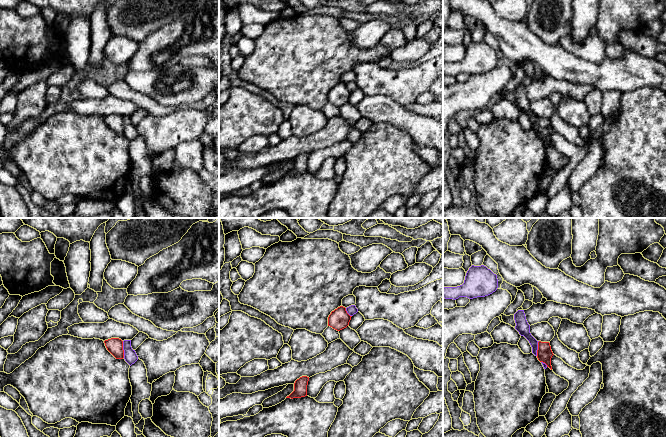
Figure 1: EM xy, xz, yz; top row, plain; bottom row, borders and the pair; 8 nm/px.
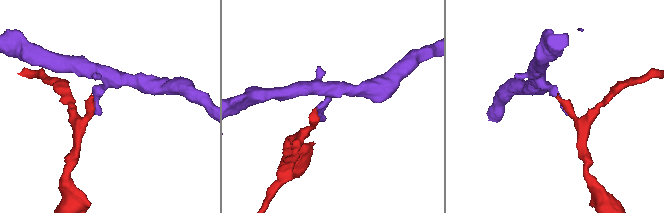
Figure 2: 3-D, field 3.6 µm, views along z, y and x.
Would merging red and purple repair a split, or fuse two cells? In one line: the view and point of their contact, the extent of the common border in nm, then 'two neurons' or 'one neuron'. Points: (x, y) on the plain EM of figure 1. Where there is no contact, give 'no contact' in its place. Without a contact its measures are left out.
xy (122, 125) | 140 nm | two neurons

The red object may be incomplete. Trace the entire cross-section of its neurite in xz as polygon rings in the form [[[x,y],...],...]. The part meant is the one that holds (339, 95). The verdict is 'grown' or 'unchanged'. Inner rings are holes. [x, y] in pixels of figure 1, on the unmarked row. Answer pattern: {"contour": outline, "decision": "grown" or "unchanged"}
{"contour": [[[343,82],[338,83],[328,93],[328,102],[332,103],[333,105],[340,107],[346,104],[349,101],[351,93],[346,84]]], "decision": "unchanged"}

